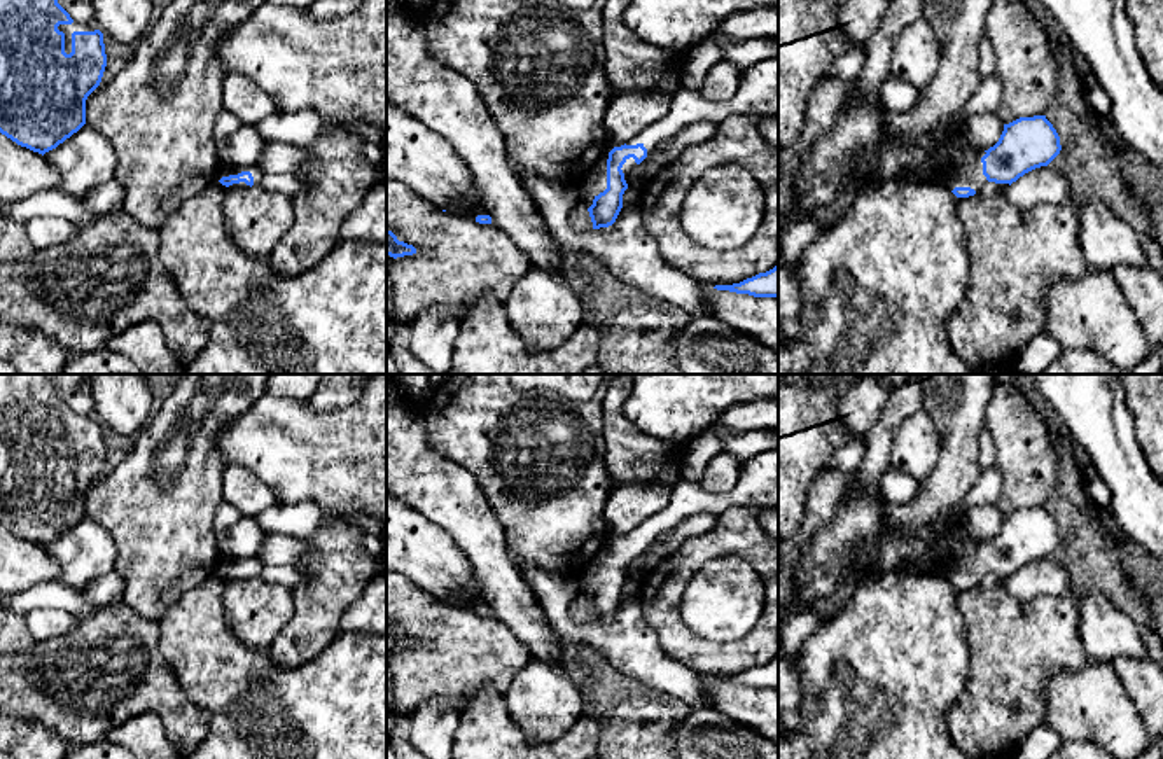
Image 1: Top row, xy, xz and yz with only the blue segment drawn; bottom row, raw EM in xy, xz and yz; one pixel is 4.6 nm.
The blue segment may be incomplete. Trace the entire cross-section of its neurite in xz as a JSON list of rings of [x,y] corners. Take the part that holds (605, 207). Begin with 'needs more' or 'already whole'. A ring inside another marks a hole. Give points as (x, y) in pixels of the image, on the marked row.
needs more; [[[778,56],[763,59],[742,72],[733,98],[714,103],[700,89],[680,87],[672,96],[668,114],[649,124],[626,143],[609,142],[600,161],[579,182],[579,194],[591,199],[588,206],[593,229],[609,227],[623,208],[628,173],[665,140],[696,121],[719,122],[729,115],[778,117]]]

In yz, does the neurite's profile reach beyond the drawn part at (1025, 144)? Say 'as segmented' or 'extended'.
extended

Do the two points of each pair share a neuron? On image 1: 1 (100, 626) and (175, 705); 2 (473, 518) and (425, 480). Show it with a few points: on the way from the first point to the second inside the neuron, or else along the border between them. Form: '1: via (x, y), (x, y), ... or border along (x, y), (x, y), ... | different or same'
1: via (119, 646), (156, 686) | same
2: via (460, 509), (438, 488) | same

